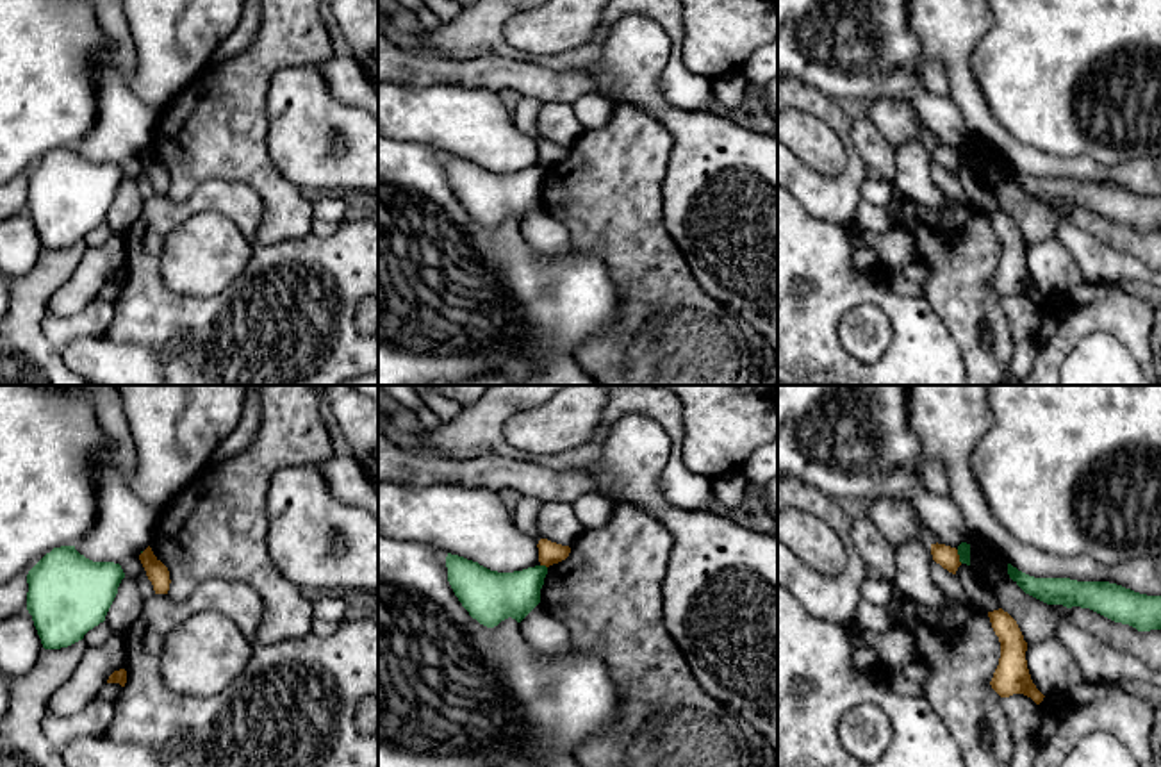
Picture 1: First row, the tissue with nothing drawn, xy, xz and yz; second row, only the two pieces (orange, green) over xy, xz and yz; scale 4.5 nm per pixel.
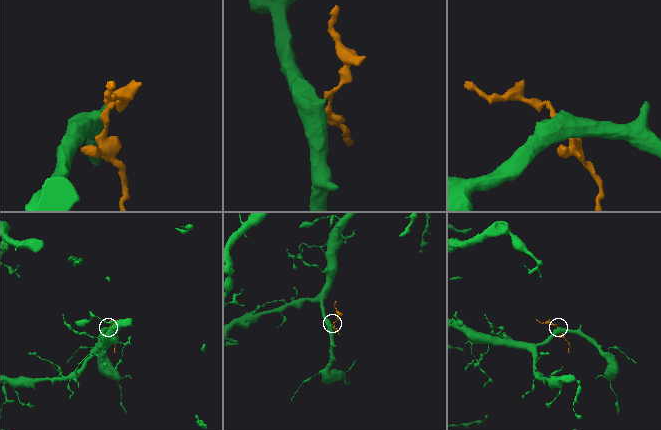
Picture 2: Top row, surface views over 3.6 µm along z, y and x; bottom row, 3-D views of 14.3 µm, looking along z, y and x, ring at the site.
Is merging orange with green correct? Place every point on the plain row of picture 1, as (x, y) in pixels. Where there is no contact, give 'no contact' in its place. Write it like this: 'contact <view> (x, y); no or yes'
contact yz (958, 157); no

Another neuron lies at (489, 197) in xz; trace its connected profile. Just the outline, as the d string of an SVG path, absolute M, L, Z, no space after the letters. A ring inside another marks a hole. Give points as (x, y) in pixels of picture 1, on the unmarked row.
M448 153L448 182L473 219L487 228L512 218L521 223L539 203L546 166L514 173L490 171L478 162Z

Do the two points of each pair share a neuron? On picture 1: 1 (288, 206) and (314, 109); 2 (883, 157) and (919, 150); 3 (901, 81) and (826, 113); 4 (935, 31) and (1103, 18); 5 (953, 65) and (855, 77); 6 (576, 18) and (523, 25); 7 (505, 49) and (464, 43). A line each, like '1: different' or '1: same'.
1: different
2: different
3: different
4: different
5: different
6: same
7: same

